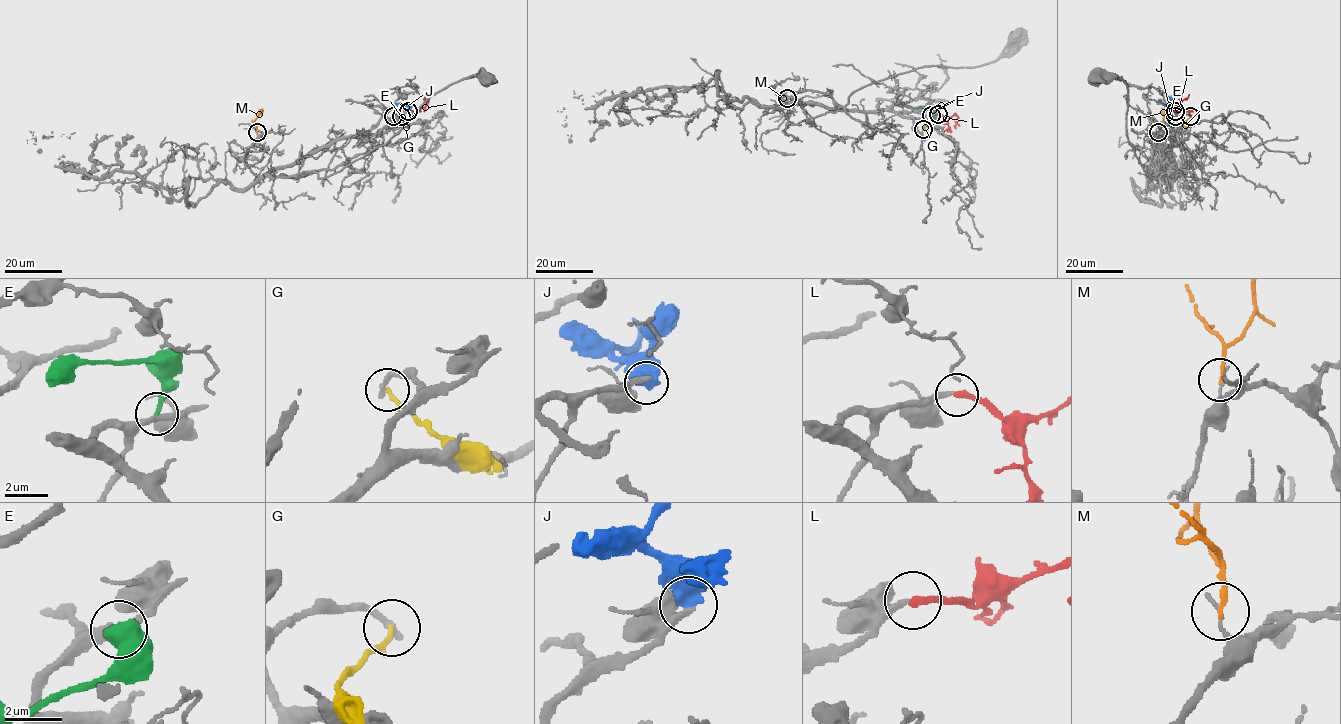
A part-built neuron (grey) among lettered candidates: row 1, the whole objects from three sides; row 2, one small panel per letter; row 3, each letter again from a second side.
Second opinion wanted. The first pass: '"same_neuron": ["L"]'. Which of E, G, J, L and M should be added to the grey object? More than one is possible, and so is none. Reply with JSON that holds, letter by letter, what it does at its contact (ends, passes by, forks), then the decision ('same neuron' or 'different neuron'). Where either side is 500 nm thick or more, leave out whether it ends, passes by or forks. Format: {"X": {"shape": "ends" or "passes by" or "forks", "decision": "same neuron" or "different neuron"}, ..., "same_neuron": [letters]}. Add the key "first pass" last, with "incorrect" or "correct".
{"E": {"shape": "ends", "decision": "different neuron"}, "G": {"shape": "ends", "decision": "different neuron"}, "J": {"decision": "different neuron"}, "L": {"shape": "ends", "decision": "same neuron"}, "M": {"shape": "ends", "decision": "different neuron"}, "same_neuron": ["L"], "first pass": "correct"}

